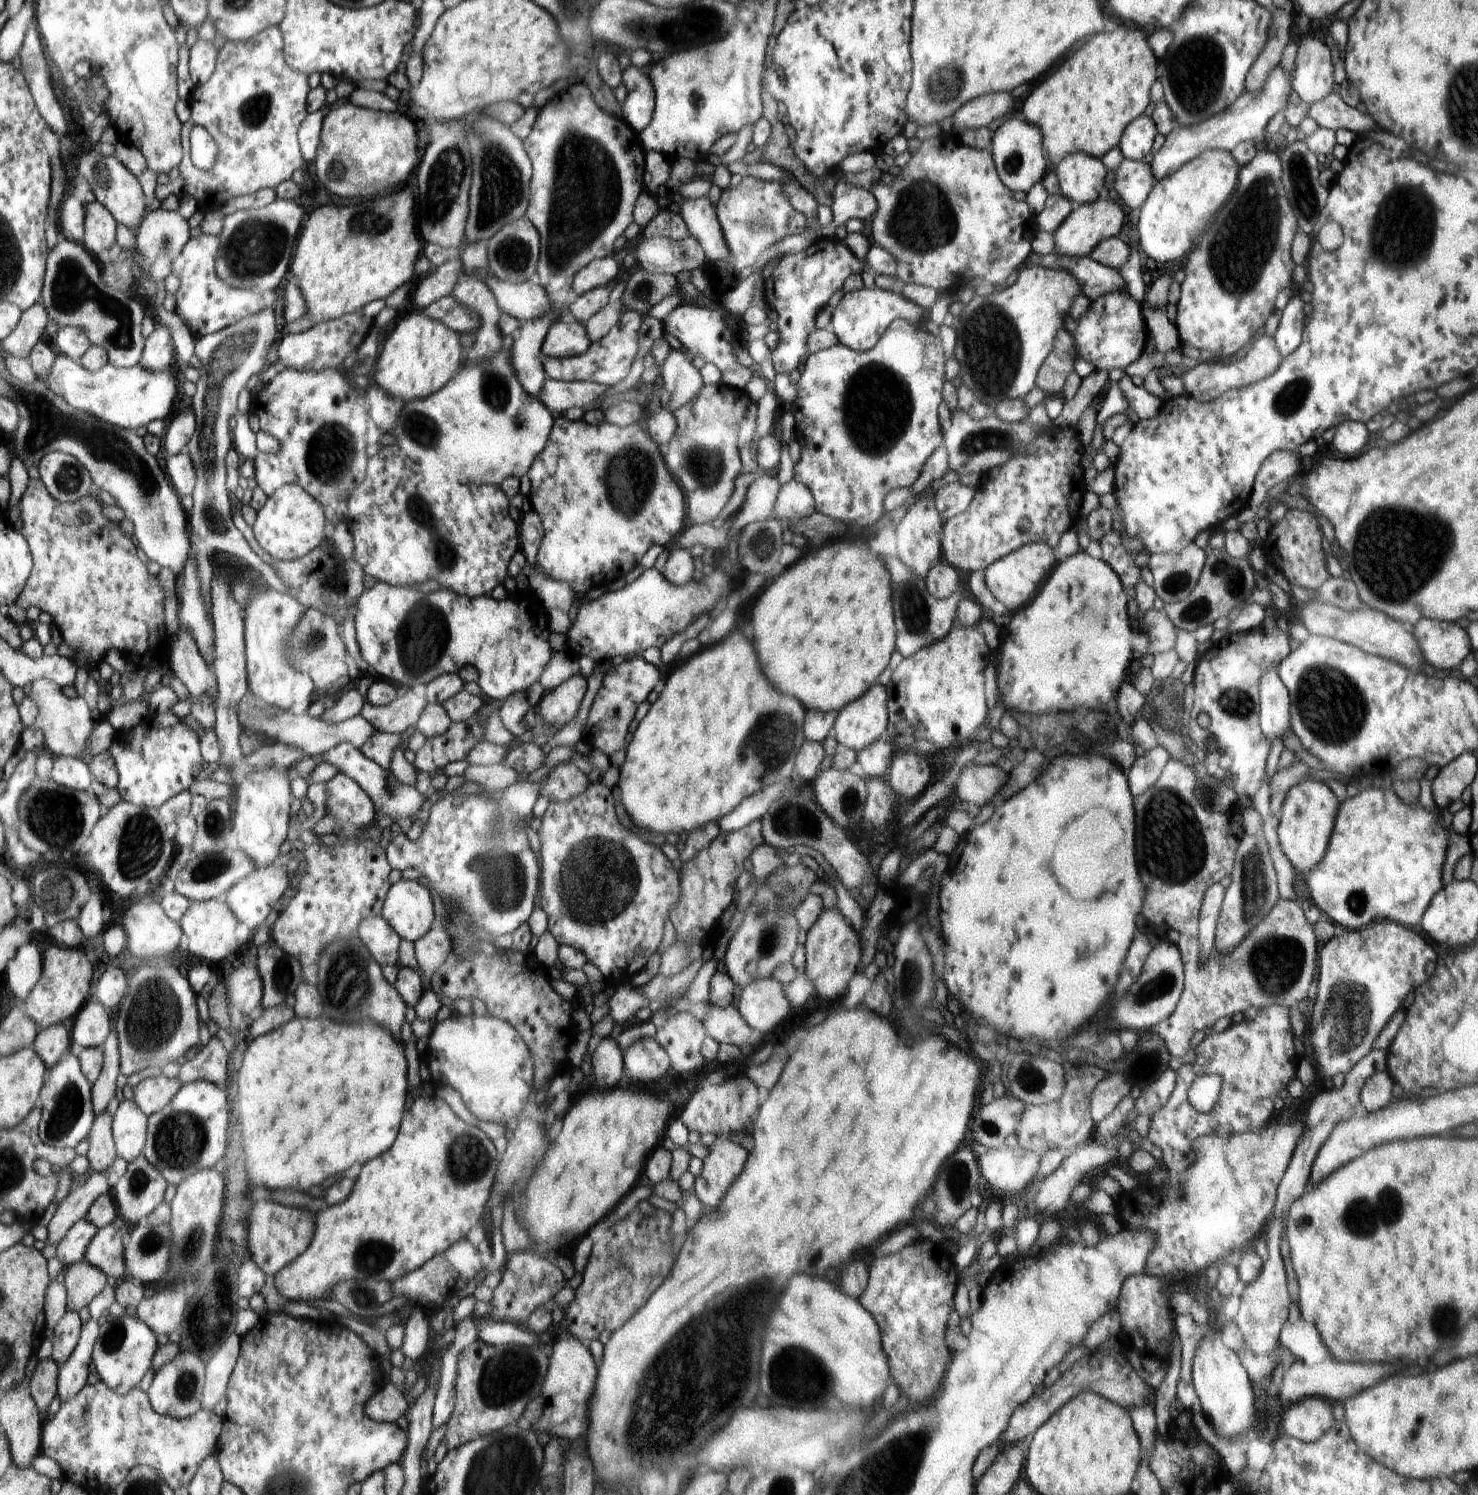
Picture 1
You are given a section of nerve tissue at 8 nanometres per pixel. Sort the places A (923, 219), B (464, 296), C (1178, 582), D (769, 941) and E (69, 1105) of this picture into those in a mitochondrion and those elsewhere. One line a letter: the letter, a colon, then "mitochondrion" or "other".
A: mitochondrion
B: other
C: mitochondrion
D: mitochondrion
E: mitochondrion

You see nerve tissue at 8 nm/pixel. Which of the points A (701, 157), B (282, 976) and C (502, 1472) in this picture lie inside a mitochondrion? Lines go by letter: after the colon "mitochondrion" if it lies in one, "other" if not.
A: other
B: mitochondrion
C: mitochondrion

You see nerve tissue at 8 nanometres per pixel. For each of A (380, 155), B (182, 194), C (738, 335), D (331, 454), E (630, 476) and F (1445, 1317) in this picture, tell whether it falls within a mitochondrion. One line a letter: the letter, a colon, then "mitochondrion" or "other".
A: other
B: other
C: other
D: mitochondrion
E: mitochondrion
F: mitochondrion

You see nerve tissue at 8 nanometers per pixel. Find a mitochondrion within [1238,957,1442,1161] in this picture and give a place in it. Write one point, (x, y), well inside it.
(1352, 1005)

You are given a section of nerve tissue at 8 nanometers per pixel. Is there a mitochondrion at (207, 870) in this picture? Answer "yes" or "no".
yes

